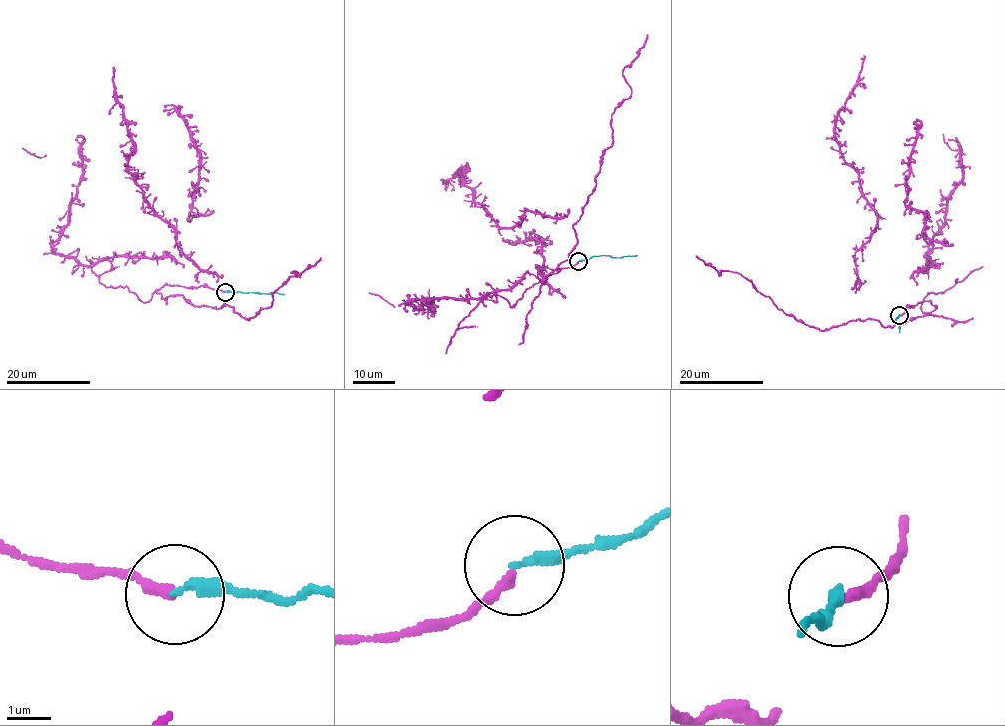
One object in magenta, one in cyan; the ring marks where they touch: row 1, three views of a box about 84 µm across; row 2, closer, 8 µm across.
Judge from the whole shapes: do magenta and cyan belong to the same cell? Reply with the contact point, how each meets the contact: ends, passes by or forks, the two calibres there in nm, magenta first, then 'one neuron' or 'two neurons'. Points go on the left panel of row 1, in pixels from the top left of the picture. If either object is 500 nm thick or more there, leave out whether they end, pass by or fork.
(225, 292) | magenta ends | cyan ends | 240/220 nm | one neuron

